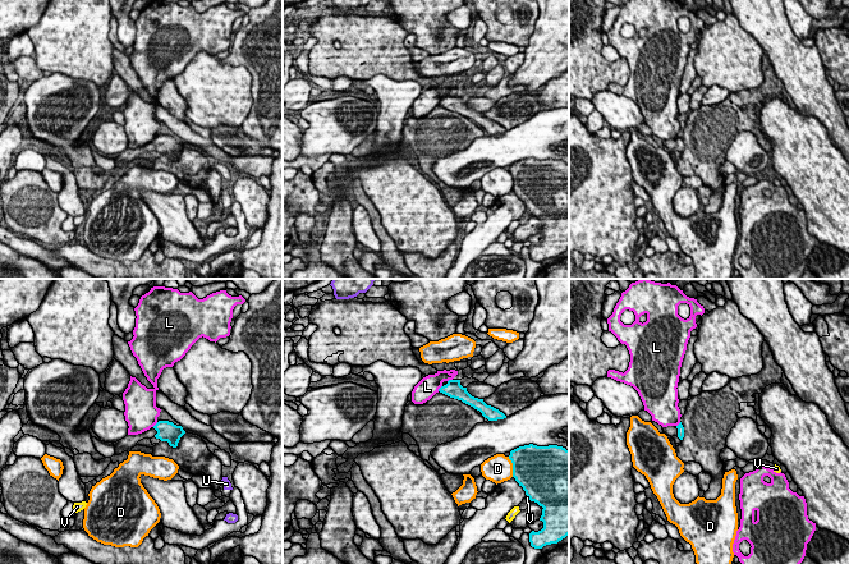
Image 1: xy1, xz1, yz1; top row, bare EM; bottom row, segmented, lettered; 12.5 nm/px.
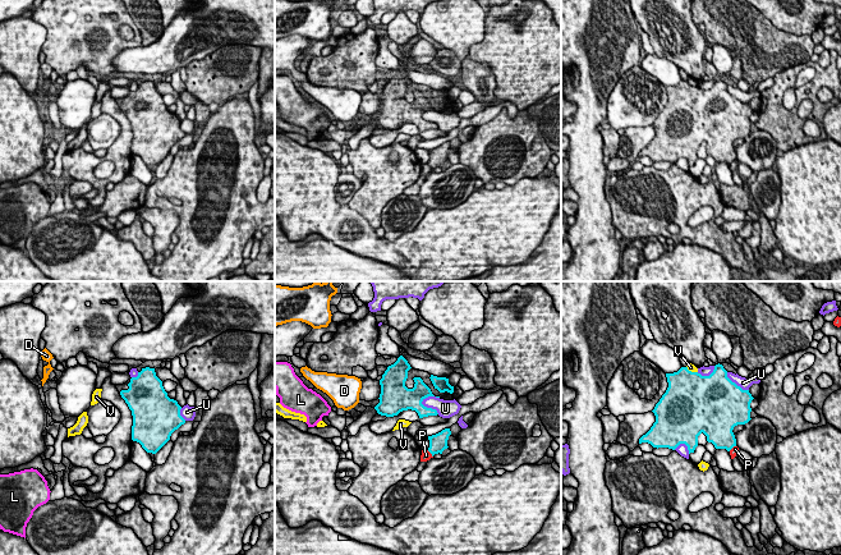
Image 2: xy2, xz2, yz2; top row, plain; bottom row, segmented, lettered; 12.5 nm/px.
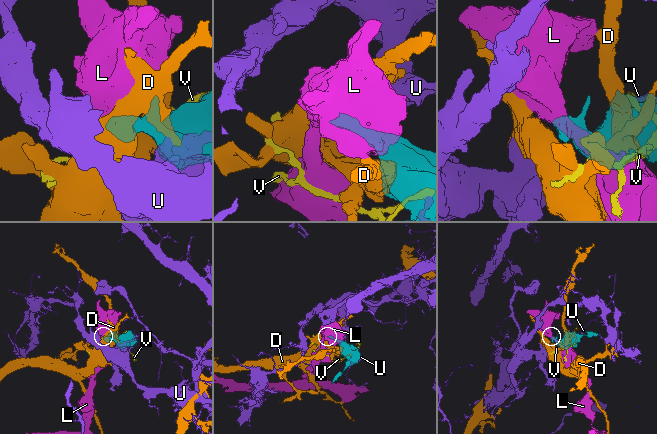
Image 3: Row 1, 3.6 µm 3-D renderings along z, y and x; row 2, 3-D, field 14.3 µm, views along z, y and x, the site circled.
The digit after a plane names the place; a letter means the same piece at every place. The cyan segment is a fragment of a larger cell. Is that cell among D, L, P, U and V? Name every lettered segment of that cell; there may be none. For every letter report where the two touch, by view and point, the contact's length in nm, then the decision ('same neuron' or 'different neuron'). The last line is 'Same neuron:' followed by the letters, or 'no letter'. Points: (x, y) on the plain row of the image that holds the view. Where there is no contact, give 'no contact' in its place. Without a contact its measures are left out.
D: meets cyan in xz1 at (513, 180); contact 260 nm long; different neuron
L: meets cyan in xz1 at (440, 101); contact 100 nm long; different neuron
P: meets cyan in xz2 at (431, 166); contact 120 nm long; different neuron
U: meets cyan in xz2 at (428, 122); contact 280 nm long; different neuron
V: meets cyan in yz2 at (690, 85); contact 170 nm long; different neuron
Same neuron: no letter

